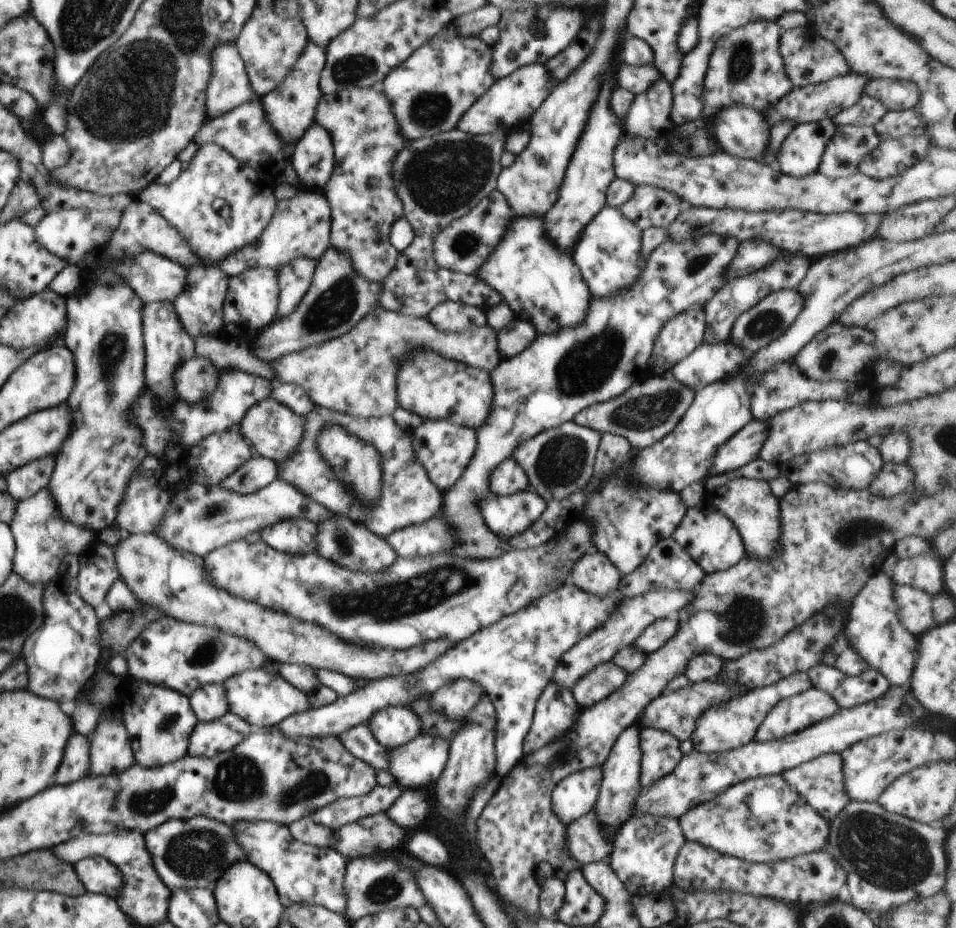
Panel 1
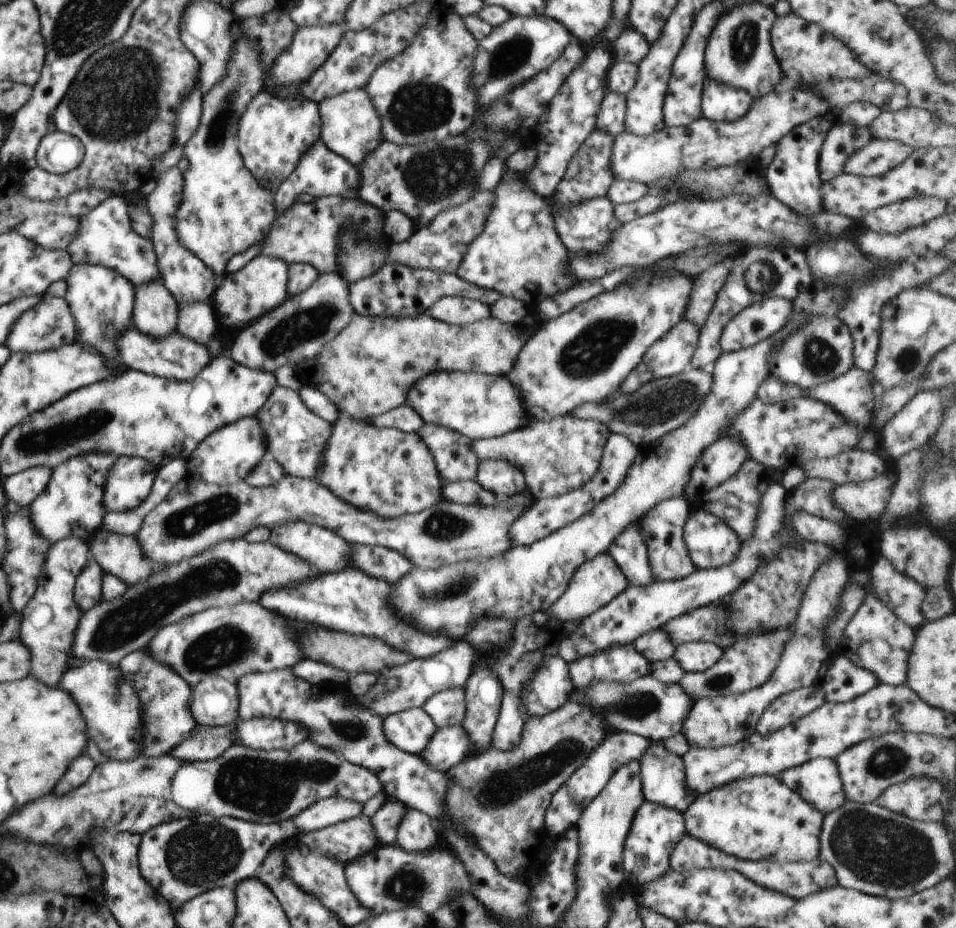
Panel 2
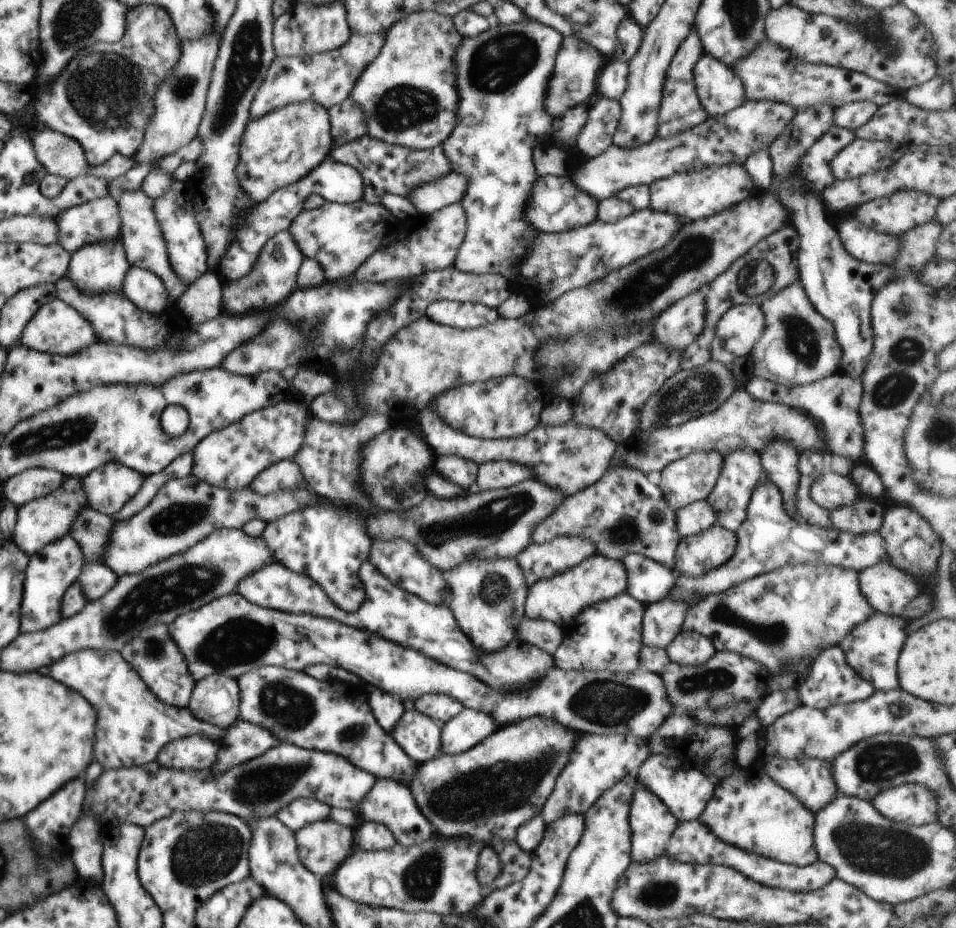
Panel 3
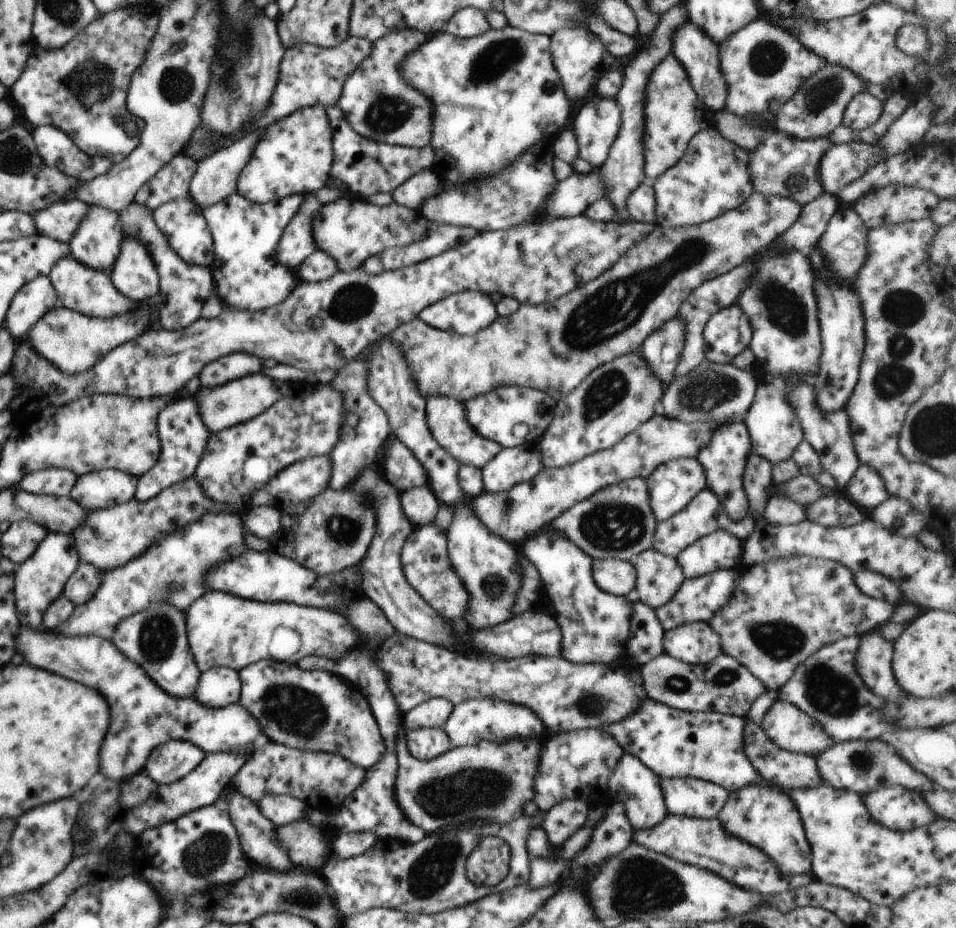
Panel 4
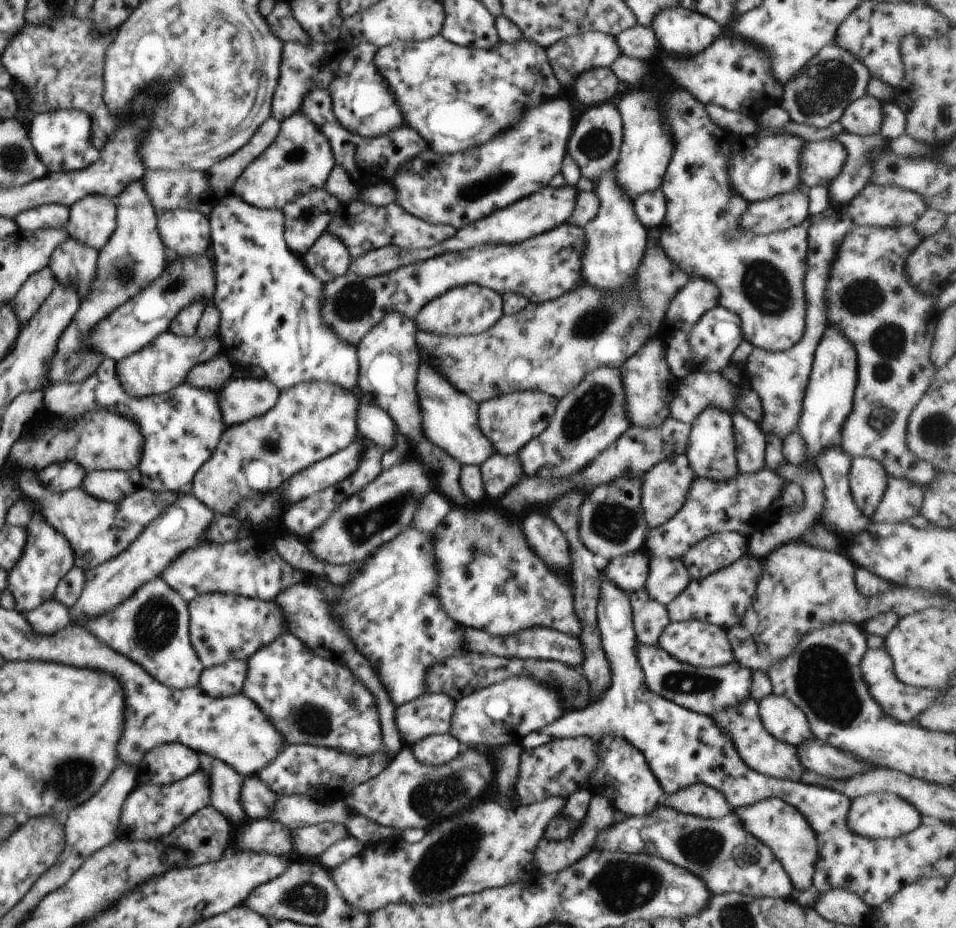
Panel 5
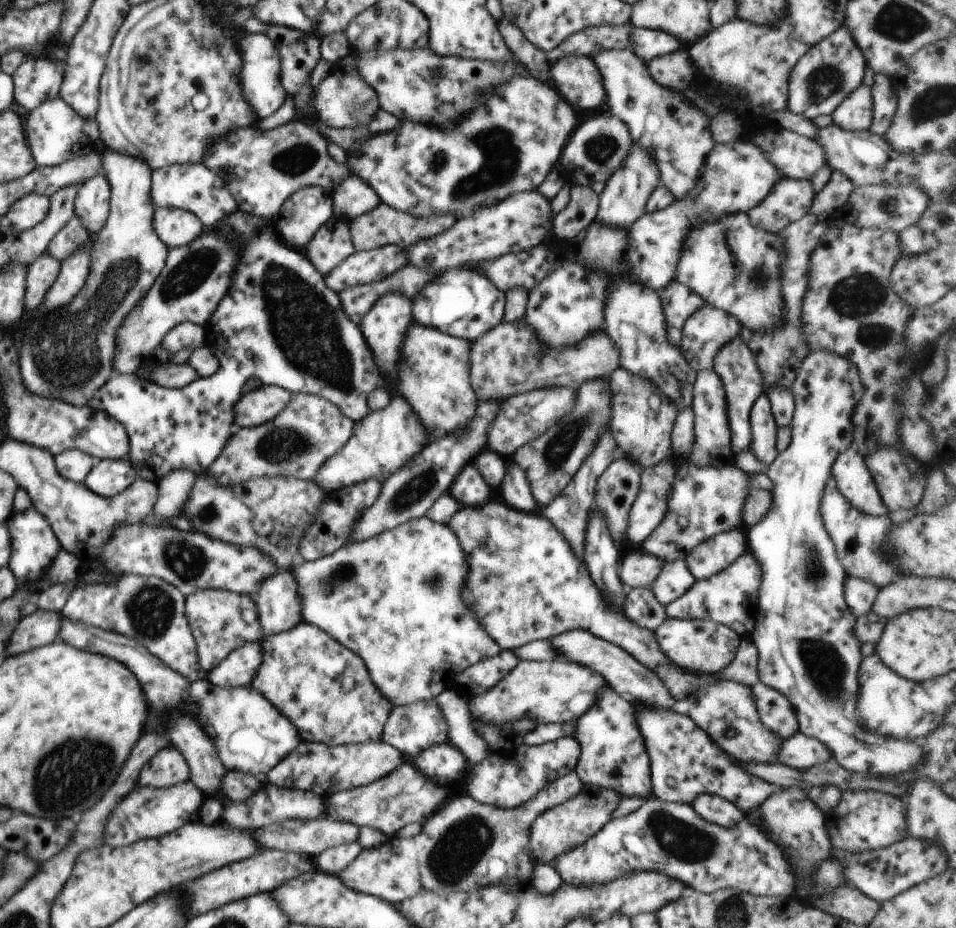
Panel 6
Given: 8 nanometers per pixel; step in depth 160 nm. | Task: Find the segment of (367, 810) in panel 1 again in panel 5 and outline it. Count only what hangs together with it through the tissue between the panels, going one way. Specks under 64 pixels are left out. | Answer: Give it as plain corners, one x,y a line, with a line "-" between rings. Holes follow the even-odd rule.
256,775
245,777
243,784
242,804
244,804
246,814
252,820
269,818
279,799
276,793

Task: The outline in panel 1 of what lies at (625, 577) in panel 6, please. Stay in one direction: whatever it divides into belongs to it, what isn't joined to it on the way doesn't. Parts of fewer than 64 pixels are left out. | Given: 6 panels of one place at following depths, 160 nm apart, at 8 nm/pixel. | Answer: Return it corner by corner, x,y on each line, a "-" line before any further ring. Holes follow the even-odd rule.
600,551
582,555
570,572
570,580
578,588
600,598
616,592
622,577
616,565

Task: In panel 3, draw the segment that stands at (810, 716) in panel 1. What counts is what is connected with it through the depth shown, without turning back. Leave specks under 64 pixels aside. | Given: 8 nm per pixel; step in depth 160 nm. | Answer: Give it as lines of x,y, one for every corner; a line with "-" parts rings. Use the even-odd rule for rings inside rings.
796,689
773,692
763,698
755,716
761,722
762,727
766,728
798,707
802,707
802,704

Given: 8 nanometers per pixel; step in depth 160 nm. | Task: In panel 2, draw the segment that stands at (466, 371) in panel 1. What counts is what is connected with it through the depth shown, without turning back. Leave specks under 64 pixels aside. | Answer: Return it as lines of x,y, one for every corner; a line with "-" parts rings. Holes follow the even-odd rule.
454,371
454,372
432,372
432,374
431,374
431,375
428,375
428,376
424,376
424,378
423,378
423,379
422,379
422,380
418,380
418,384
416,384
416,386
414,386
414,388
410,388
410,392
408,392
408,404
410,404
410,406
412,406
412,409
413,409
413,410
414,410
414,411
415,411
415,412
416,412
416,413
417,413
417,414
418,414
418,415
419,415
419,416
420,416
420,418
422,418
422,421
423,421
423,422
424,422
424,423
428,423
428,424
436,424
436,426
444,426
444,428
448,428
448,429
450,429
450,430
452,430
452,431
454,431
454,432
458,432
458,434
460,434
460,435
462,435
462,436
466,436
466,438
468,438
468,439
469,439
469,440
470,440
470,441
472,441
472,440
483,440
483,439
490,439
490,438
494,438
494,437
500,437
500,436
503,436
503,435
504,435
504,434
507,434
507,433
508,433
508,432
513,432
513,431
514,431
514,430
518,430
518,428
524,428
524,427
525,427
525,426
526,426
526,425
528,425
528,424
529,424
529,423
530,423
530,422
531,422
531,419
530,419
530,418
528,418
528,412
526,412
526,406
524,406
524,403
525,403
525,398
522,398
522,400
524,400
524,402
520,402
520,400
518,400
518,396
520,396
520,394
518,394
518,392
516,392
516,384
512,384
512,382
508,382
508,378
506,378
506,376
488,376
488,375
486,375
486,374
478,374
478,372
456,372
456,371

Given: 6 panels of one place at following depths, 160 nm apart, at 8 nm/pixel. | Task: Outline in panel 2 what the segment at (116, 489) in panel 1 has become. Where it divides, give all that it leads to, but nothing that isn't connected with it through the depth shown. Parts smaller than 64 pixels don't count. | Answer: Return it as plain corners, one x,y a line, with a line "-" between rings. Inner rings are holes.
73,264
66,276
65,282
67,284
67,290
63,299
68,304
74,320
76,320
76,330
78,330
75,343
84,344
88,348
94,348
104,358
108,358
112,362
118,362
116,338
130,326
132,310
134,310
134,286
126,276
122,276
116,270
106,268
102,264
-
90,452
86,456
74,456
54,468
47,488
28,506
28,520
32,528
48,542
75,537
87,542
101,528
107,514
104,506
104,484
108,470
118,457
112,454

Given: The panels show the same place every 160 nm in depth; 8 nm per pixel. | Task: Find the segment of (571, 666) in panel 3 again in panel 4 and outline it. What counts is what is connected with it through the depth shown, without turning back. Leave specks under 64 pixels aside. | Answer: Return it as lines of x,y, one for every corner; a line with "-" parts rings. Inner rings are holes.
548,530
546,534
534,535
534,538
526,540
524,544
526,558
538,568
542,580
546,582
546,592
552,598
552,604
556,608
556,620
562,628
562,656
570,662
592,662
594,664
610,664
616,662
620,656
626,656
630,636
630,619
632,616
632,600
630,596
616,596
602,592
592,576
591,556
572,544
564,535

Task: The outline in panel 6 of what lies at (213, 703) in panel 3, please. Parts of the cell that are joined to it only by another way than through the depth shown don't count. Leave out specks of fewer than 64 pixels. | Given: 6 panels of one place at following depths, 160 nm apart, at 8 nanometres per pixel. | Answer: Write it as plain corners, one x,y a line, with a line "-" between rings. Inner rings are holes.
252,640
232,650
219,666
208,672
208,681
219,688
249,686
263,660
261,642

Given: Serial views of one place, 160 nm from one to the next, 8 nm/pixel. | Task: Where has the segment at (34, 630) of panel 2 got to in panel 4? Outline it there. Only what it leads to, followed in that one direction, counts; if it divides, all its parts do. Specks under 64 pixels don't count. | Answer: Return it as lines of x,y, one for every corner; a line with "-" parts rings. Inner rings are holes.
52,531
44,537
44,540
23,563
16,566
14,571
14,596
18,613
18,620
22,627
28,629
43,628
43,616
46,609
60,595
63,594
65,584
69,576
79,565
79,552
75,545
75,538
64,533
53,533

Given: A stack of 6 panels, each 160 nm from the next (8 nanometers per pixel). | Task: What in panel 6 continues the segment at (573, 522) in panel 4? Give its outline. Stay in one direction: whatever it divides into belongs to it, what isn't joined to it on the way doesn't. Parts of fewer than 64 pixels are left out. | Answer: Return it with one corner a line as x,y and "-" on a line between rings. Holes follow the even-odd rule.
624,455
618,456
598,478
594,505
608,520
608,532
614,542
626,541
628,512
641,488
640,466

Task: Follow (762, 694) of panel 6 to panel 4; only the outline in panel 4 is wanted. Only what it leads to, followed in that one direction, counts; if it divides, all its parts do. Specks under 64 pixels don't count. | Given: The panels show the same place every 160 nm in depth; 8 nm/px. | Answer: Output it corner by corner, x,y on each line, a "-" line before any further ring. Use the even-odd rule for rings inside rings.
780,700
768,709
760,727
776,746
791,753
816,758
836,744
816,719
797,706

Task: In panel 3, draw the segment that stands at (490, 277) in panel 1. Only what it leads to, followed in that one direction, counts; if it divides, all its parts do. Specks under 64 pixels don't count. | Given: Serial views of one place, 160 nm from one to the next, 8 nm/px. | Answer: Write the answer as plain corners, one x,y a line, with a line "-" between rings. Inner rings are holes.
524,18
524,20
520,20
516,23
510,23
509,25
503,25
500,22
493,22
493,25
482,34
472,38
463,38
463,41
460,43
460,46
455,52
455,60
453,63
455,64
455,71
457,74
456,86
457,93
459,94
457,123
452,131
452,134
443,142
442,146
445,155
449,158
449,163
453,166
452,172
469,178
465,195
460,201
467,216
467,231
465,234
465,239
458,249
455,263
453,264
454,267
462,272
472,273
475,275
502,275
508,280
508,282
512,283
514,282
513,279
515,278
515,268
521,263
522,260
524,260
526,252
529,252
528,244
530,244
530,242
532,242
535,238
534,234
536,234
537,230
532,230
532,228
530,228
531,224
526,222
526,202
529,202
528,196
531,198
534,183
539,177
533,163
532,150
534,150
536,146
540,146
544,140
546,140
547,145
549,142
549,136
551,136
551,128
554,117
551,117
547,113
547,109
545,108
545,98
547,97
547,88
549,87
547,84
552,76
555,58
557,57
557,52
560,50
563,38
563,34
560,34
560,31
557,31
555,28
528,18

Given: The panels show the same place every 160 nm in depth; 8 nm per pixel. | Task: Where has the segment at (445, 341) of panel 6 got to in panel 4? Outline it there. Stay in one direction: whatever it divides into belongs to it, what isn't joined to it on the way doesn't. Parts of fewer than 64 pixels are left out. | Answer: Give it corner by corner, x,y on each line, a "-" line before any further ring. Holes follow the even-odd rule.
428,397
425,401
425,417
436,442
460,465
467,464
479,469
484,468
484,465
503,449
497,442
480,436
471,424
468,424
462,402
444,397

